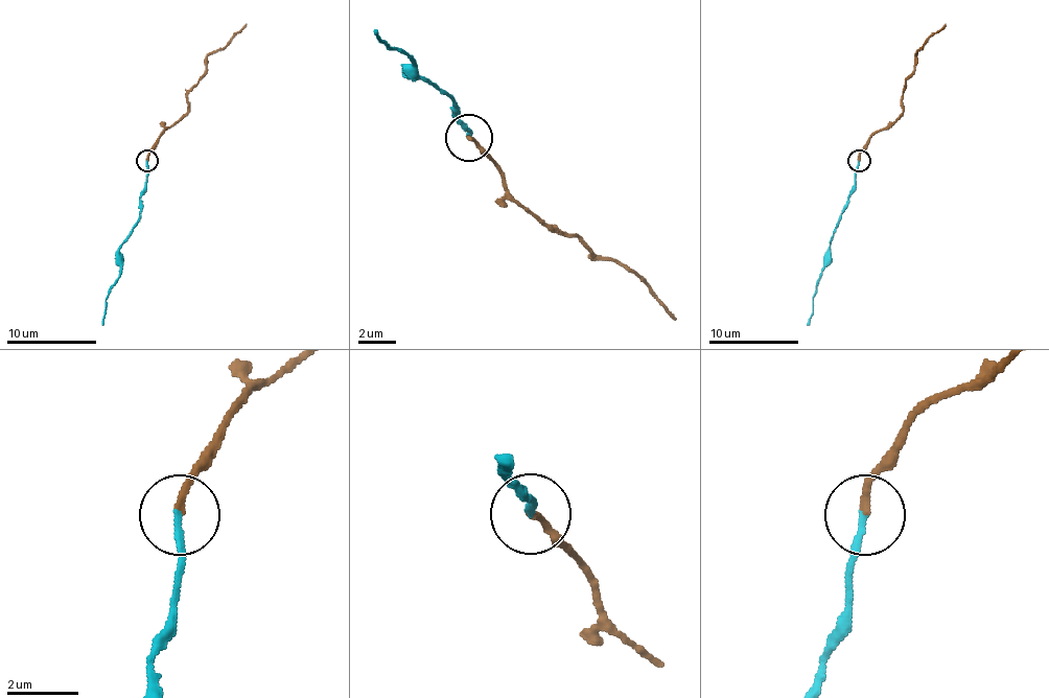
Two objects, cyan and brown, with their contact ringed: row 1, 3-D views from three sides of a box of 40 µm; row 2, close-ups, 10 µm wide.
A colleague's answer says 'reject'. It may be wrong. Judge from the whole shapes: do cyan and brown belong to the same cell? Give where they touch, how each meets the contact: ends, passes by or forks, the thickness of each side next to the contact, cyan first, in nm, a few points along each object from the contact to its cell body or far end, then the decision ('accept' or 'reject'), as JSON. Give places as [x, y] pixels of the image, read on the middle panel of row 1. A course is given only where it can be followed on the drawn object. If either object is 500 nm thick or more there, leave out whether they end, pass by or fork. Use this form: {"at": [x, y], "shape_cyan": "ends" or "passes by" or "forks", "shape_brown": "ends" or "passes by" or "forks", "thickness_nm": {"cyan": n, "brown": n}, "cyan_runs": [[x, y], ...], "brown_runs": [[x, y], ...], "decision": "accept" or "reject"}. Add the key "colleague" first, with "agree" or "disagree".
{"colleague": "agree", "at": [469, 138], "shape_cyan": "ends", "shape_brown": "ends", "thickness_nm": {"cyan": 170, "brown": 190}, "cyan_runs": [[470, 139], [470, 130], [456, 115], [456, 106], [409, 73], [414, 64], [376, 30]], "brown_runs": [[470, 139], [503, 171], [503, 186], [550, 228], [592, 256], [621, 261], [677, 318]], "decision": "reject"}

